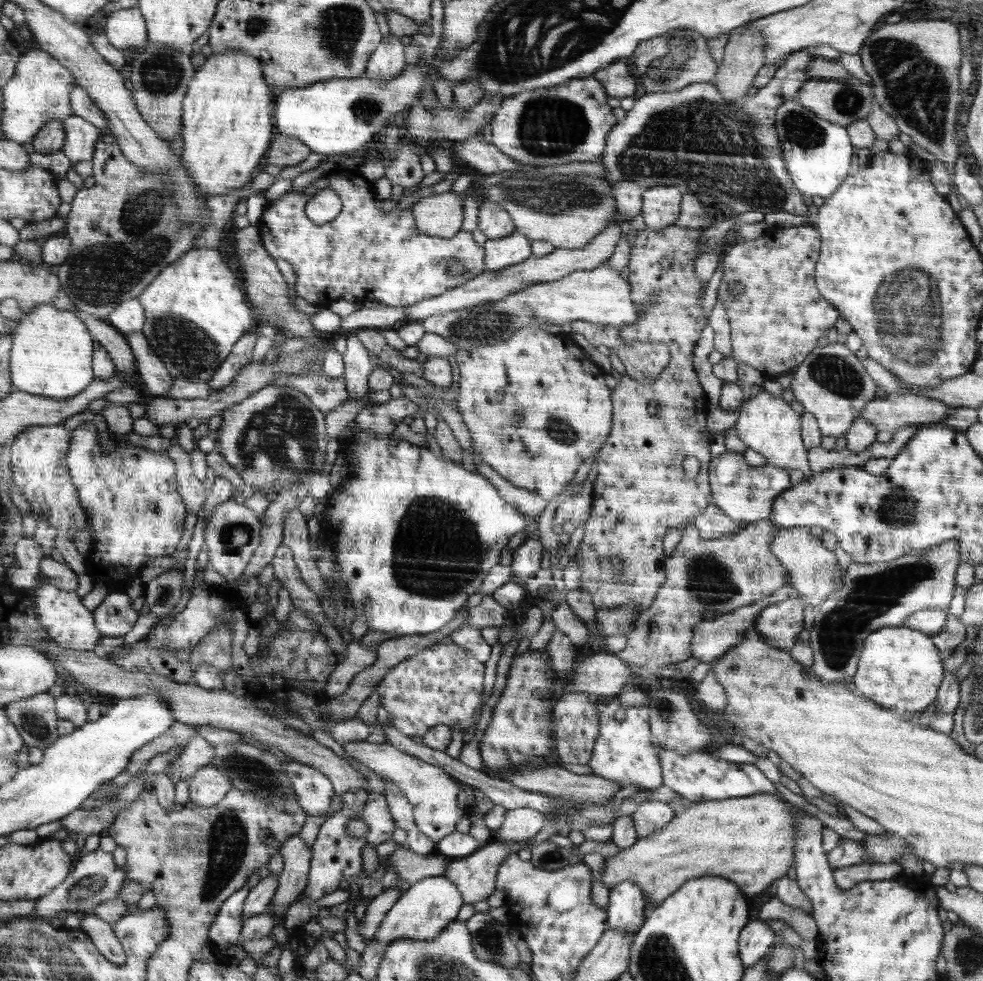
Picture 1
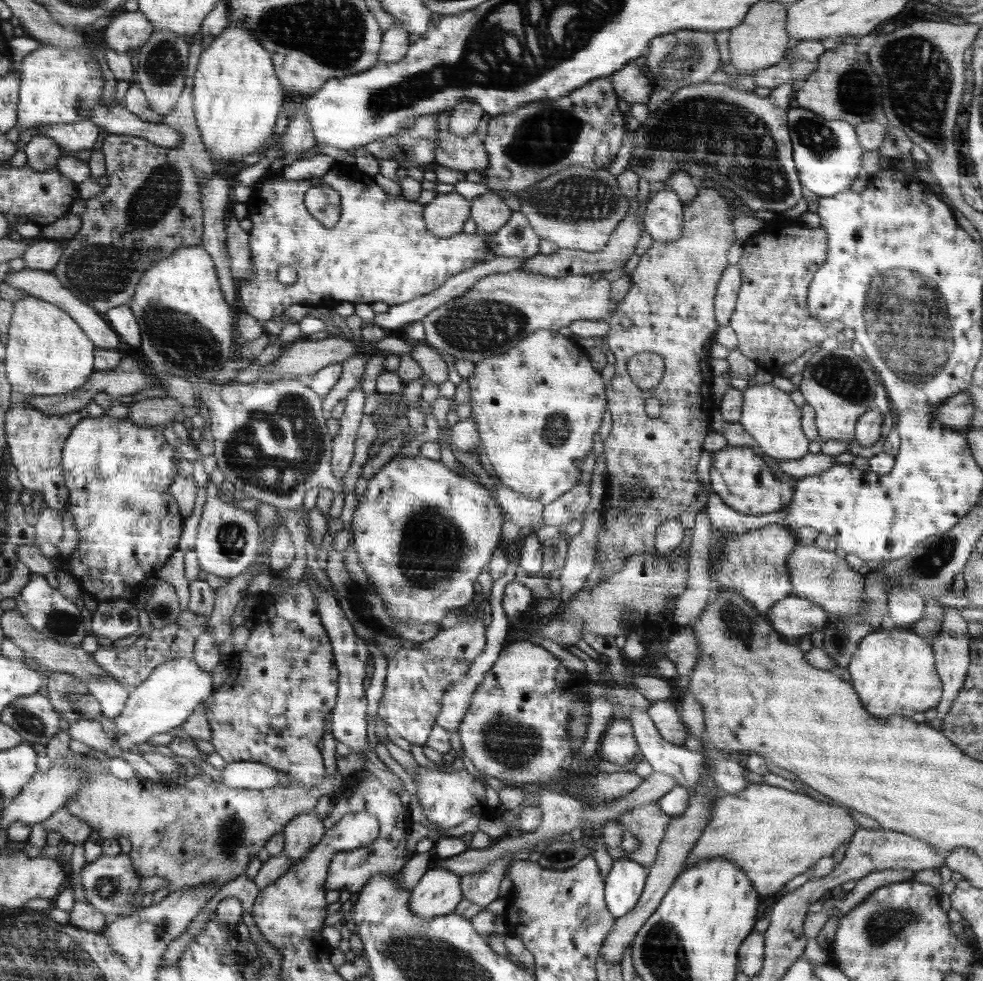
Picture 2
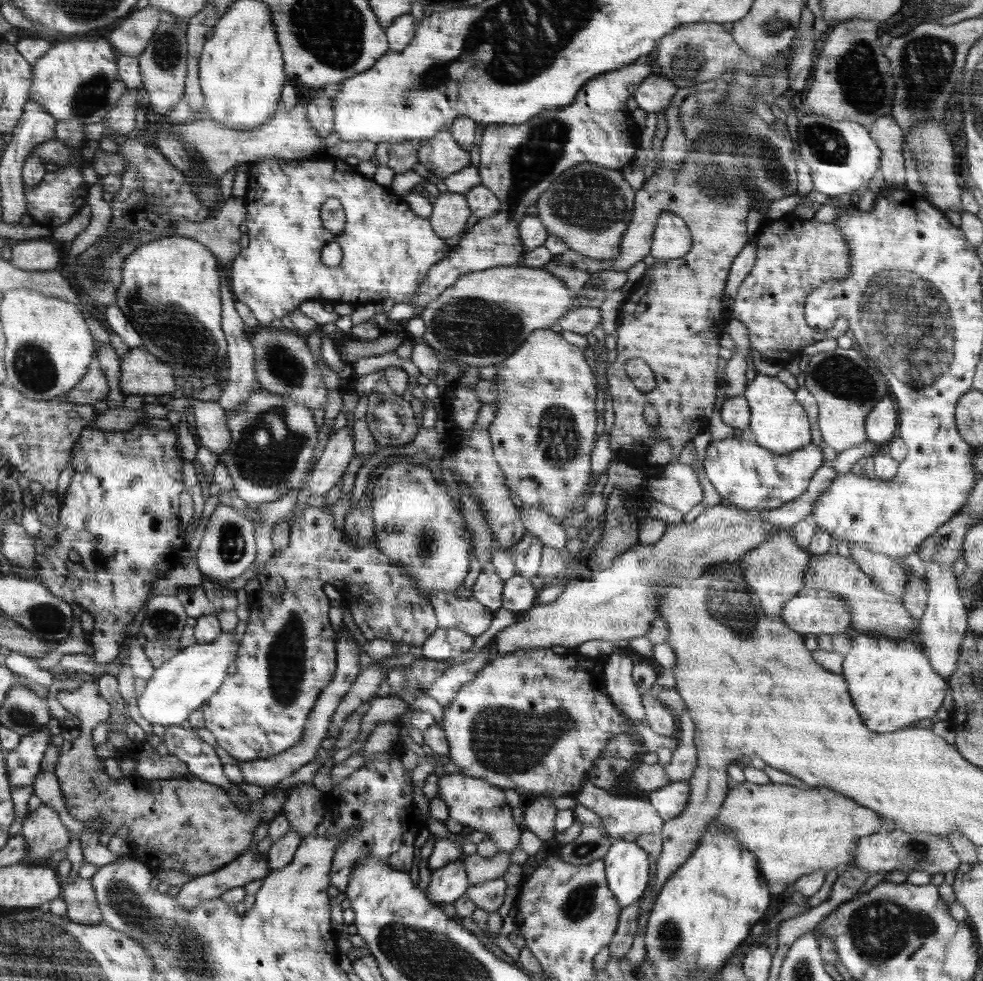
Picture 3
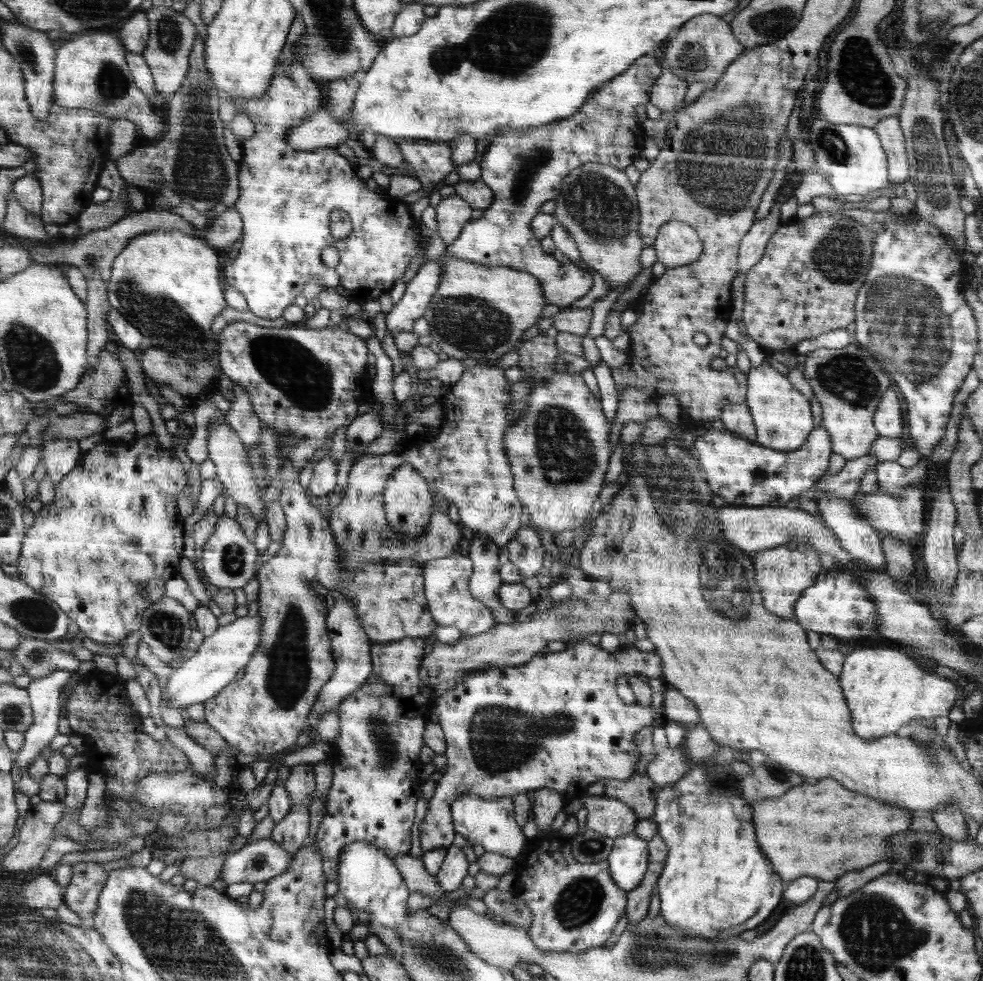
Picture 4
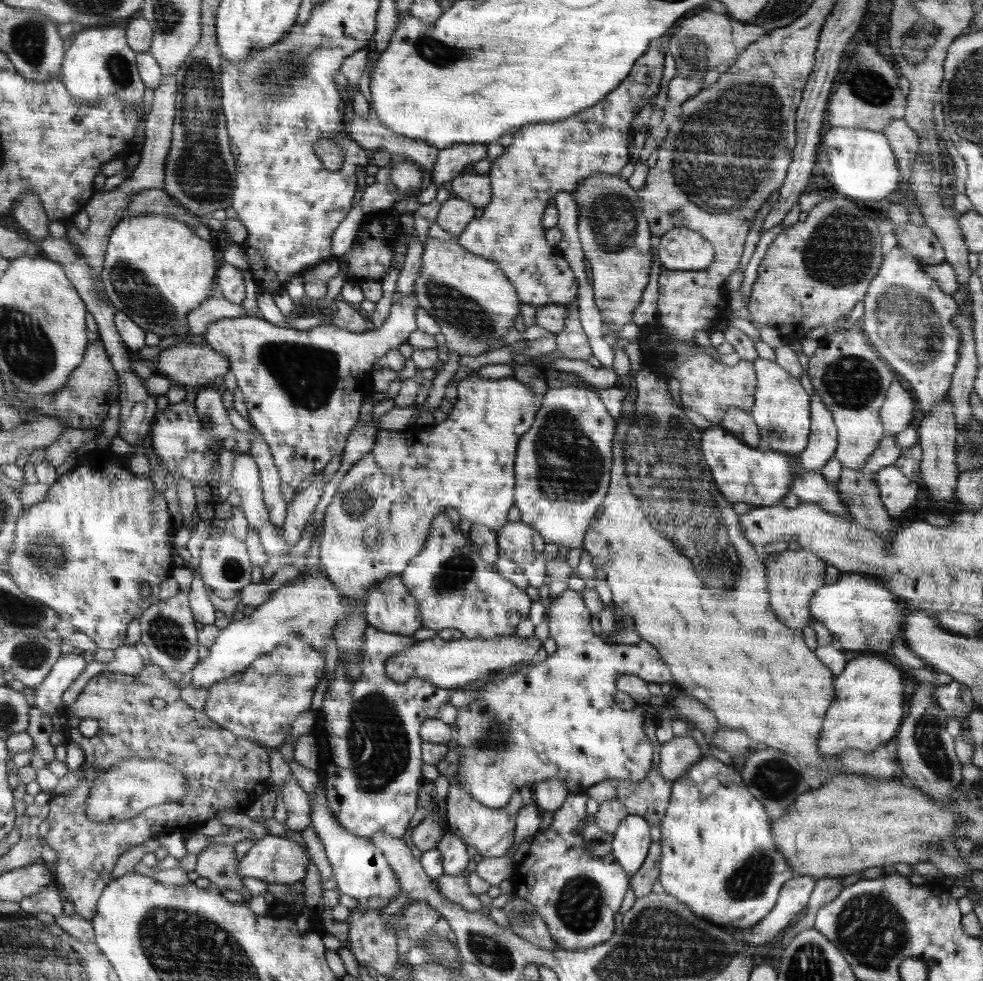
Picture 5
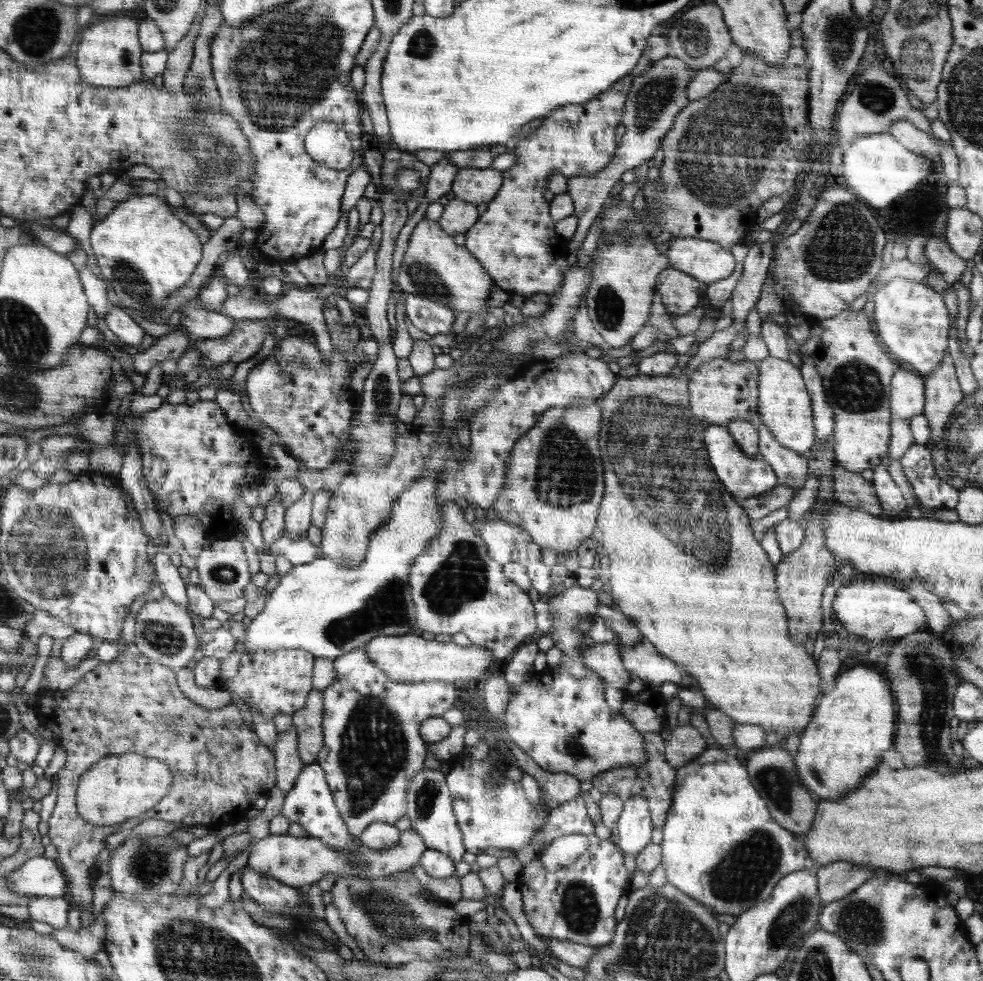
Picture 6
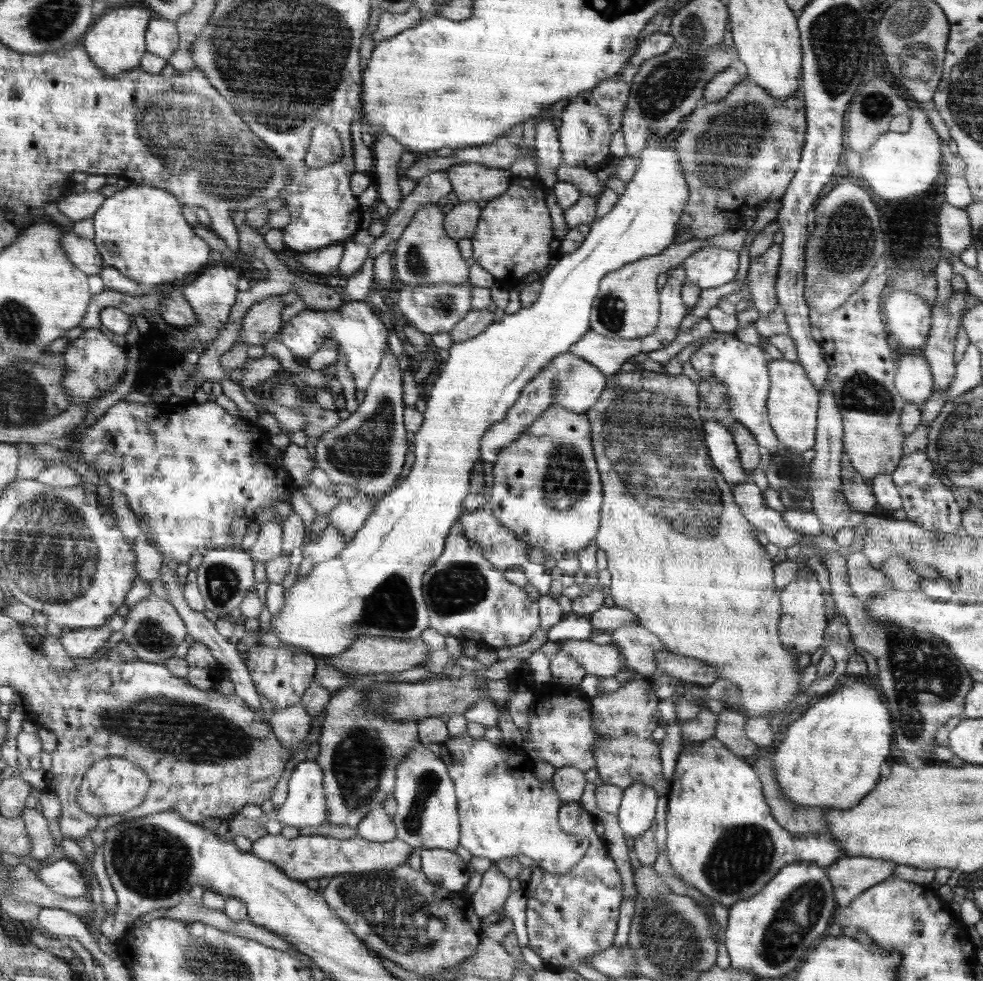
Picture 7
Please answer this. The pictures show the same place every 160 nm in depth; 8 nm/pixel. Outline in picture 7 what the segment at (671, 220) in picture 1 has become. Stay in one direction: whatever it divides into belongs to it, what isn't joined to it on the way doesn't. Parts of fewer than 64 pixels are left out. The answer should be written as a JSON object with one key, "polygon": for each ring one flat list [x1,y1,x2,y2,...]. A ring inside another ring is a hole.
{"polygon":[[703,246,683,261,687,282,694,282,701,289,726,285,736,278,738,258,738,251]]}

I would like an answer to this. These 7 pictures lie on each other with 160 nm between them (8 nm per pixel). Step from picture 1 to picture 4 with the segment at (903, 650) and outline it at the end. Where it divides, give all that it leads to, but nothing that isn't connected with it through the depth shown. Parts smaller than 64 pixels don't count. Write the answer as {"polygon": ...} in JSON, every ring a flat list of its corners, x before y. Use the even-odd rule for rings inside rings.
{"polygon":[[856,648,845,656,842,673,840,674,844,694,848,694,848,706,852,706,852,714,856,714,856,730,860,730,860,738,880,738,886,734,894,734,900,726,914,718,932,719,936,716,946,716,954,702,958,700,956,686,940,678,937,674,930,674,922,670,910,656,894,648]]}

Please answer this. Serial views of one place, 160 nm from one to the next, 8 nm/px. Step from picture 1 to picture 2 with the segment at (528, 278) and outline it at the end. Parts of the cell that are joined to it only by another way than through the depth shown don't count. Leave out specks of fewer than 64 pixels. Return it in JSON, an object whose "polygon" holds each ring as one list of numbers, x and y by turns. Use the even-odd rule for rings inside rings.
{"polygon":[[627,215,620,221,615,228,615,232,611,234,610,240,607,242,605,249,600,252,588,252,585,250,572,250,559,248,554,254,538,253,532,258,524,261,518,271,543,274,549,277,562,278,570,274,586,274,590,276,598,276,603,272,622,268,628,262,630,255,634,253,635,247,642,236,643,224,638,215]]}

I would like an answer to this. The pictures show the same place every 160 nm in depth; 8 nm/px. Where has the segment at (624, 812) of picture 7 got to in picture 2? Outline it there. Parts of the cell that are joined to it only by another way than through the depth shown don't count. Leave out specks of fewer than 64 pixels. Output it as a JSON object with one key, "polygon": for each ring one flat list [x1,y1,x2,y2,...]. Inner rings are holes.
{"polygon":[[628,857,614,859,607,876,607,903,616,918,630,913,643,894,646,868]]}

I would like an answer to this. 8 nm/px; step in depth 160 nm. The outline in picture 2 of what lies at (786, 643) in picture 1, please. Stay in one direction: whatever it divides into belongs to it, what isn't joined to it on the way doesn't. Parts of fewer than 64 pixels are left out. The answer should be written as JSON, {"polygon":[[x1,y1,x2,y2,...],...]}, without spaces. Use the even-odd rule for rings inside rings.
{"polygon":[[794,594,772,606,766,617,781,635,793,641,815,630,822,631,832,619,822,607]]}

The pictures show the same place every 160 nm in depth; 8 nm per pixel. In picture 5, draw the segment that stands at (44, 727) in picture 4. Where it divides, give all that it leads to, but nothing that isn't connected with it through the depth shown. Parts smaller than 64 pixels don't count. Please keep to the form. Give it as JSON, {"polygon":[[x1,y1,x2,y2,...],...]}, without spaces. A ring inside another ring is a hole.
{"polygon":[[83,653,62,654,40,687,35,688,35,704,42,712,57,717,61,712,62,694,83,673,86,665]]}

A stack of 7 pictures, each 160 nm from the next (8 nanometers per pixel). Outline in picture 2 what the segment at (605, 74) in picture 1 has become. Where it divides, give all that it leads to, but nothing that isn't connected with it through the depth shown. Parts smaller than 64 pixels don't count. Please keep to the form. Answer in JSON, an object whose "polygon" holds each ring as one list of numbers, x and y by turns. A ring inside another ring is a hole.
{"polygon":[[632,63,625,65,623,69,612,73,609,77,614,84,615,94,618,94,622,101,631,105,649,103,655,87,650,77,640,72]]}

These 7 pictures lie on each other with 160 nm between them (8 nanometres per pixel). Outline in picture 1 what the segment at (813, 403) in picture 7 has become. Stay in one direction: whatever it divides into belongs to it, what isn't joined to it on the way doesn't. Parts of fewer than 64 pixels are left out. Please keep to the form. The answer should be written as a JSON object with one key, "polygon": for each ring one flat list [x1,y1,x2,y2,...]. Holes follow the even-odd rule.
{"polygon":[[765,390,756,396,751,396,738,411,740,415,735,428,747,448,763,454,767,458,767,464,782,469,802,470,804,479,813,474,811,468,808,468,808,456,806,456,808,450,806,446,802,446,800,438,800,416,788,406,787,401,780,400,780,396,772,396]]}

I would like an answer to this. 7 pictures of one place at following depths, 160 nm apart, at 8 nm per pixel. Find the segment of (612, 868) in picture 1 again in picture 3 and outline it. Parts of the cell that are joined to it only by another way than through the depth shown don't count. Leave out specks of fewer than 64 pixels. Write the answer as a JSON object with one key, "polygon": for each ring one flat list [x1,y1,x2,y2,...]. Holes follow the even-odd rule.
{"polygon":[[748,781,732,789,715,821,721,829,732,828,736,840,756,854,759,870,768,879,772,894,784,892,799,878,817,870,828,873,840,864,852,864,858,838,879,833,884,824,874,810,828,788,801,790,789,784,759,785]]}

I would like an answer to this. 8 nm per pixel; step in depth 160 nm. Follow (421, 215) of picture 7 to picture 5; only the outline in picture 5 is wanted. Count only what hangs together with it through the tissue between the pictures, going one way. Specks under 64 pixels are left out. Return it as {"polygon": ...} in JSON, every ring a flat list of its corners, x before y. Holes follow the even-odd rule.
{"polygon":[[428,237,423,243,421,260,420,273,413,288,418,295,419,306,425,308,440,325,440,334,446,338,444,349,457,352,459,355,478,356,504,344,504,338,509,332,508,328,514,326,517,314,520,313,518,306,522,301,514,283,506,277,502,267,491,259,482,258,467,251,457,240,441,241,432,237]]}

